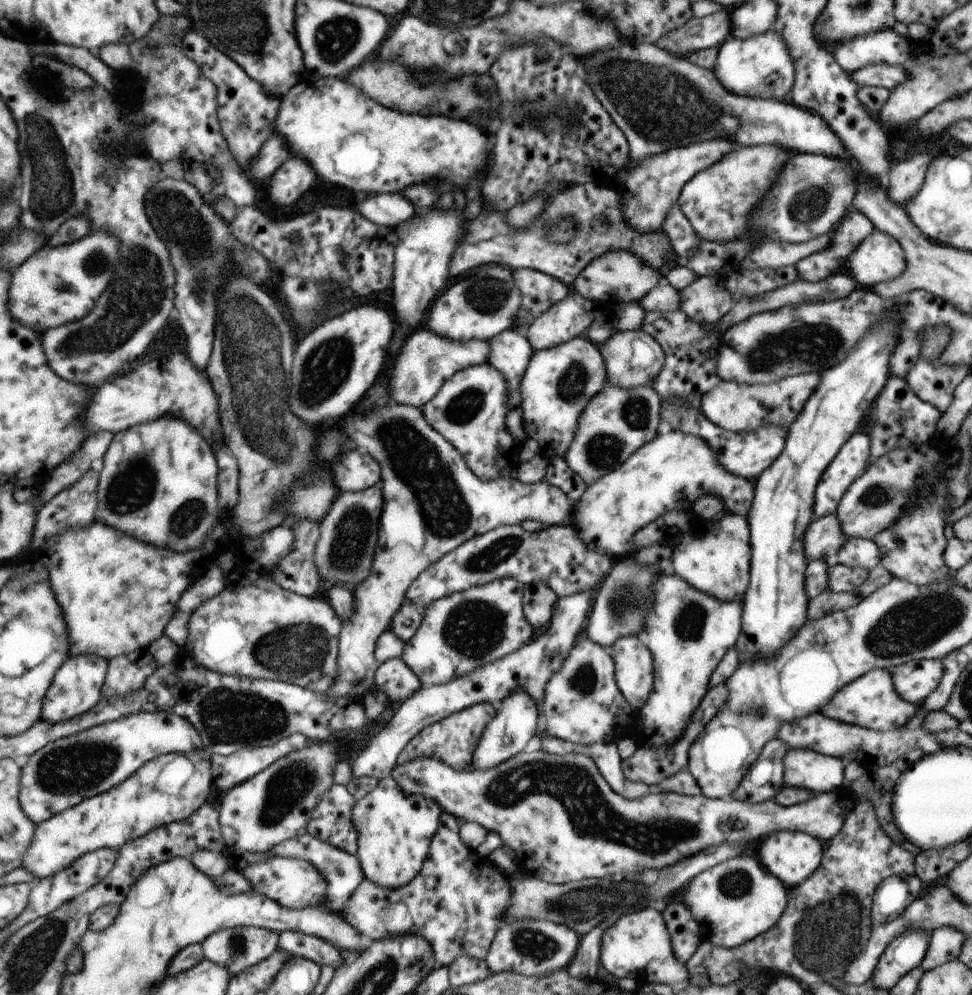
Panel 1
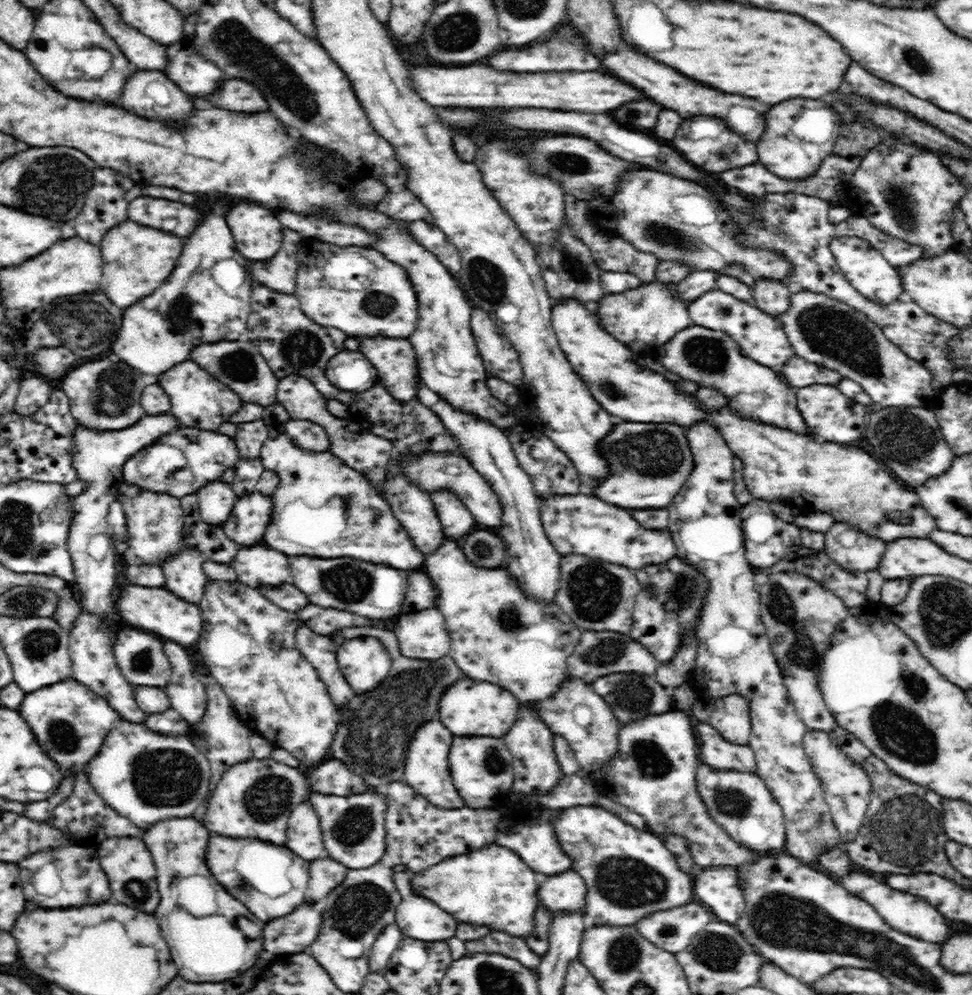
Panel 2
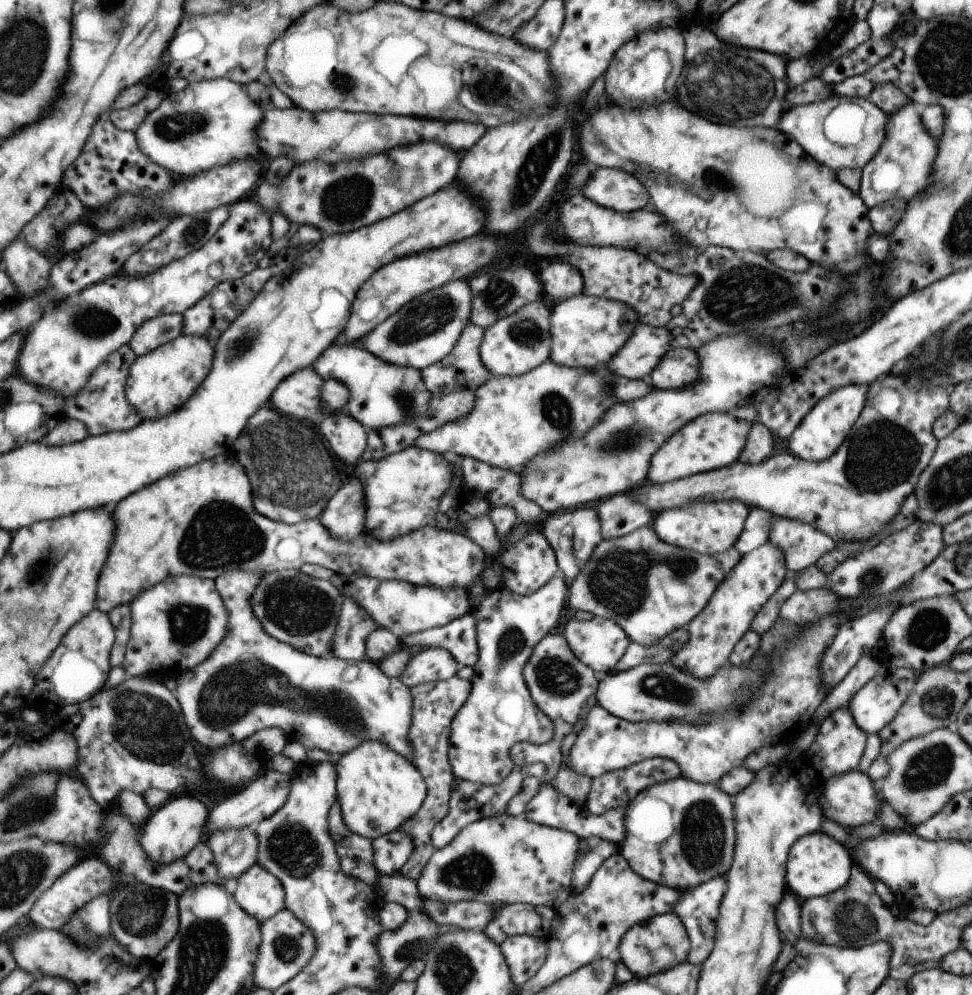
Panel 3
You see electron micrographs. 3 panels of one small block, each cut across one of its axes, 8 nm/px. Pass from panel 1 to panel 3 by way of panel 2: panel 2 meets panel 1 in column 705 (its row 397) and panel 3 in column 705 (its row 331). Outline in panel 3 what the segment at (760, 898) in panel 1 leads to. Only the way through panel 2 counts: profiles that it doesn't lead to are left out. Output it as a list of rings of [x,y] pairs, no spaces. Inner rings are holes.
[[[679,776],[642,789],[625,806],[625,839],[619,844],[619,855],[644,880],[675,889],[681,894],[729,868],[735,839],[733,798],[721,793],[715,785],[700,784]]]

